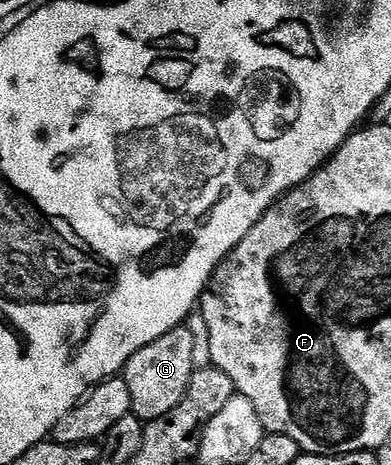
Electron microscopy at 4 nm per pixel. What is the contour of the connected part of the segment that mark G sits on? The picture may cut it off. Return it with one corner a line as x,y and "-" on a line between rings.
181,325
165,332
165,336
153,340
153,344
145,344
145,348
133,352
123,366
121,377
129,388
131,413
144,424
165,416
183,399
197,369
195,340
187,329
186,325

